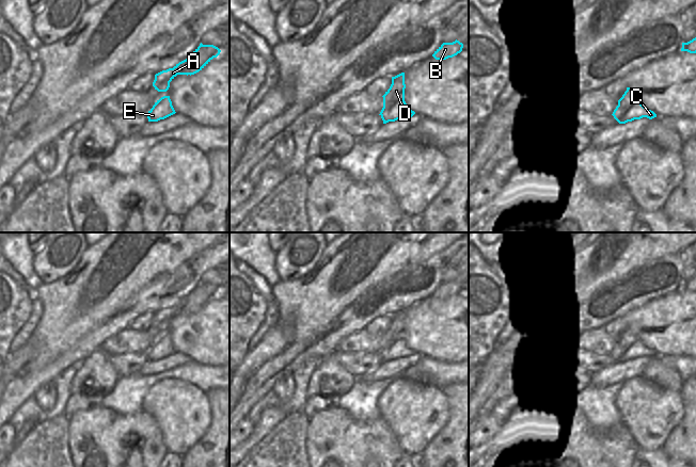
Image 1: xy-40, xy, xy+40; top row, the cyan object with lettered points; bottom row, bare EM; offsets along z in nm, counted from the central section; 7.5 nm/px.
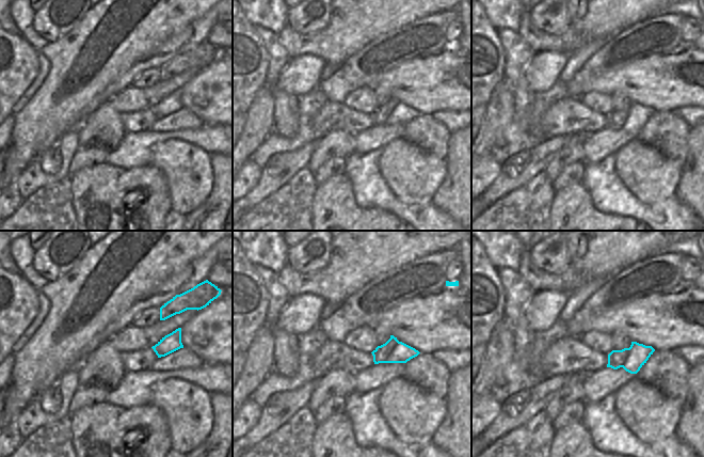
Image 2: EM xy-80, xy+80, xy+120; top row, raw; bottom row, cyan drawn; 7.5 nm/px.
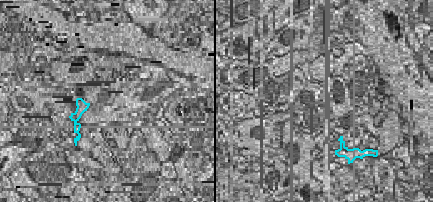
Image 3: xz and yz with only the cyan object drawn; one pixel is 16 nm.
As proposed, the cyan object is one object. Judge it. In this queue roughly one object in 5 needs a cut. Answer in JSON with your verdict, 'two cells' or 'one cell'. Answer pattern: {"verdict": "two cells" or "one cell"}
{"verdict": "one cell"}

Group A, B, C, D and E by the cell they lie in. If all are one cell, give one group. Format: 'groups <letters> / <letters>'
groups A B C D E

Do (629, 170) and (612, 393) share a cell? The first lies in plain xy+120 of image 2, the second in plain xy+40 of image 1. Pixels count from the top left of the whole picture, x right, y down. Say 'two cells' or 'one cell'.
two cells

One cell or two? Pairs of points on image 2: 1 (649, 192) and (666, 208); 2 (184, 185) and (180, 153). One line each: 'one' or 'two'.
1: two
2: one

